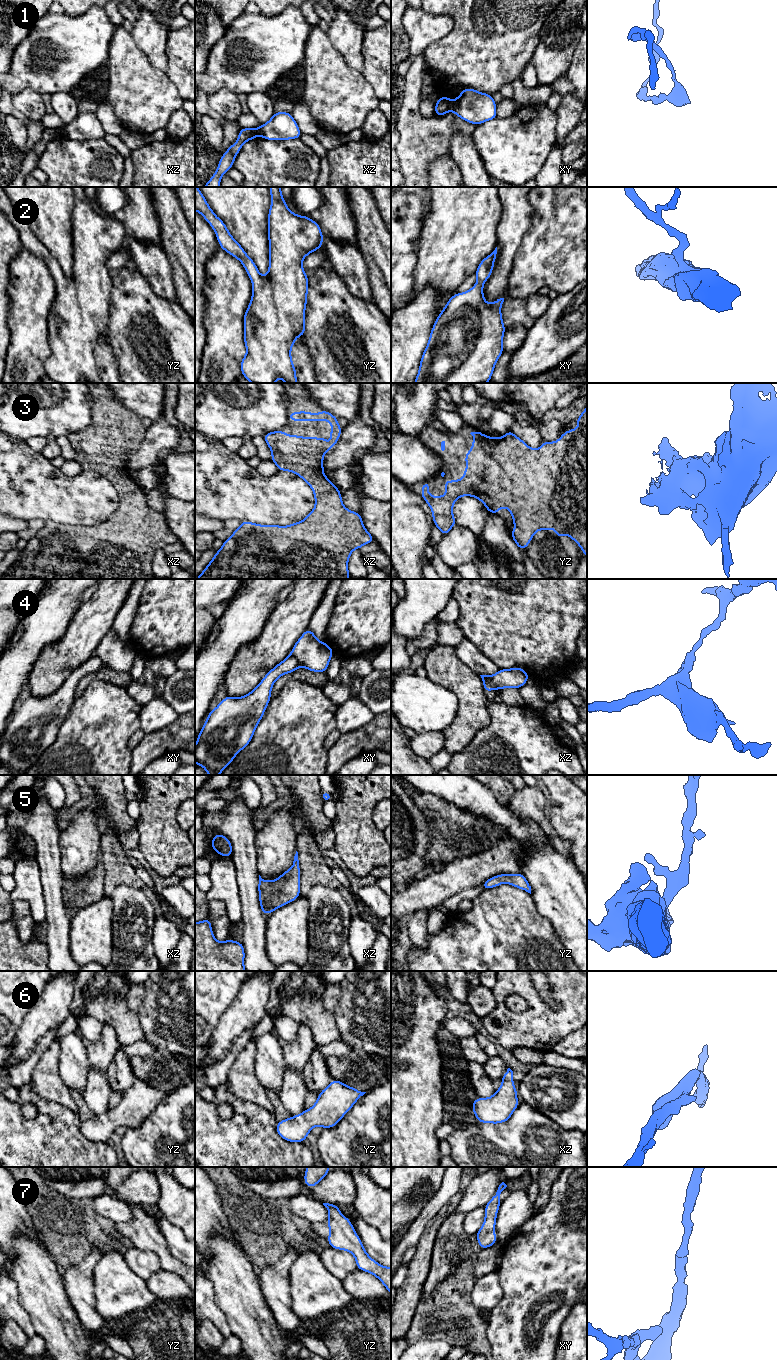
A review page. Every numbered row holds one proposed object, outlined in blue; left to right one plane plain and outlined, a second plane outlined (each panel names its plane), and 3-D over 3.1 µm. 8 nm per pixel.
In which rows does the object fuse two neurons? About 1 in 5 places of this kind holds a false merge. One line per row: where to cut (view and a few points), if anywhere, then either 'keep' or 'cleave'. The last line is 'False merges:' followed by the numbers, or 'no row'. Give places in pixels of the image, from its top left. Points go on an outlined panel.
1: cut xy (454, 101), (452, 109); cleave
2: cut none; keep
3: cut none; keep
4: cut xy (291, 653), (300, 665); cleave
5: cut none; keep
6: cut none; keep
7: cut none; keep
False merges: 1, 4

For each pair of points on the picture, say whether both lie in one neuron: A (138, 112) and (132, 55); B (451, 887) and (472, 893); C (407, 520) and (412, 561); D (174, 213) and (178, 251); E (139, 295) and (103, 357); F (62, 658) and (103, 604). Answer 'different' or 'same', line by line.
A: same
B: different
C: same
D: same
E: different
F: same

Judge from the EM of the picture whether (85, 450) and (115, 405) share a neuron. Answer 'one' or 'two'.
one

